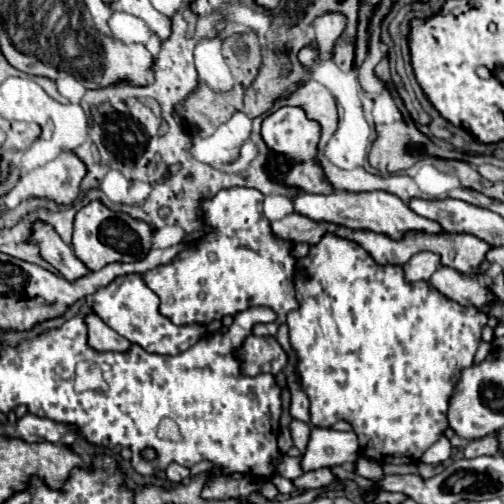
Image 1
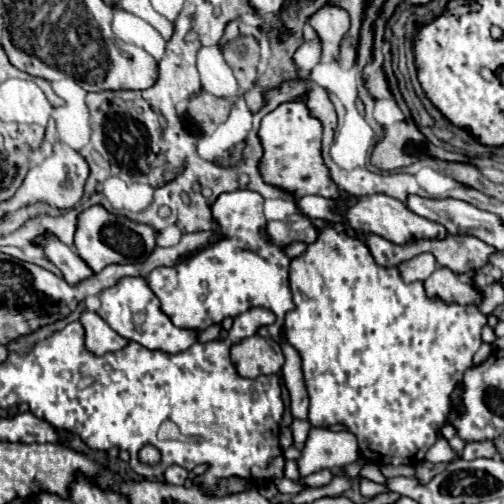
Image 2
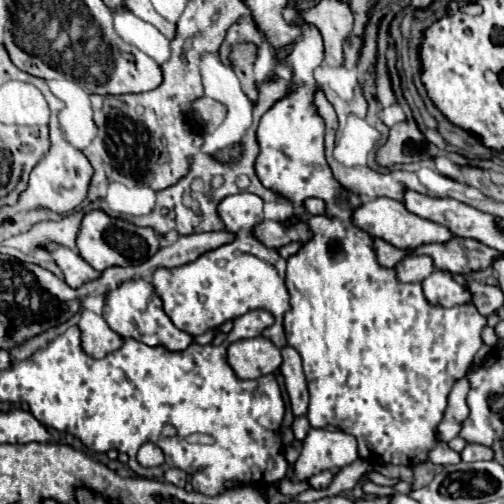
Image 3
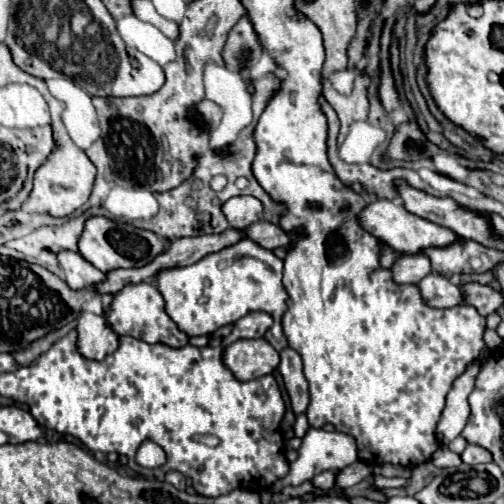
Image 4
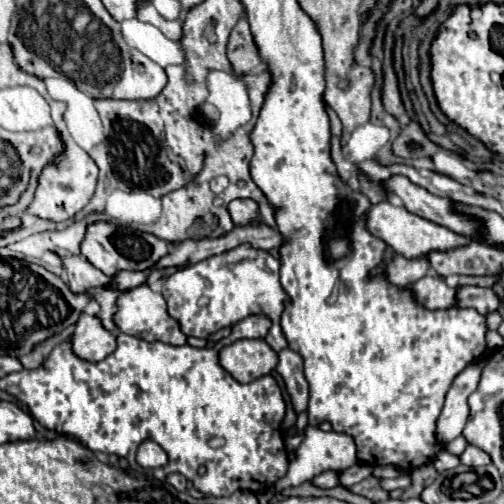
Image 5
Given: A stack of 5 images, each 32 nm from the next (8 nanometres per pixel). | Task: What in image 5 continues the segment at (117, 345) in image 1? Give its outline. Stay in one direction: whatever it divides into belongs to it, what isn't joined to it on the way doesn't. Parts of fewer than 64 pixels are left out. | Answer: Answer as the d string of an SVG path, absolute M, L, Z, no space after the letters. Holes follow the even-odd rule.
M82 314L70 338L72 352L86 362L98 362L116 350L116 336L96 316Z

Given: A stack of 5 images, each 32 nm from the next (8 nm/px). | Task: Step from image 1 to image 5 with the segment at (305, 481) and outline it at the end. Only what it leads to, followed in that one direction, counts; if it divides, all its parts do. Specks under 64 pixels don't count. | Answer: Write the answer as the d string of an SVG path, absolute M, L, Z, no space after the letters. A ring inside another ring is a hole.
M328 470L328 472L322 472L320 476L316 476L312 482L318 488L334 488L334 486L340 486L340 476L338 476L338 472Z

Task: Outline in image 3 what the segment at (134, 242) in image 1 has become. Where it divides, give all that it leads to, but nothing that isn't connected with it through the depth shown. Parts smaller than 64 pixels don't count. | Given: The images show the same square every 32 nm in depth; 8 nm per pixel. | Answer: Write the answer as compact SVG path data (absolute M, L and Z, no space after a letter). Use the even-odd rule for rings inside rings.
M90 212L84 216L76 244L80 256L100 272L112 266L142 264L160 250L160 238L152 228L138 228L122 218L110 218L104 212Z

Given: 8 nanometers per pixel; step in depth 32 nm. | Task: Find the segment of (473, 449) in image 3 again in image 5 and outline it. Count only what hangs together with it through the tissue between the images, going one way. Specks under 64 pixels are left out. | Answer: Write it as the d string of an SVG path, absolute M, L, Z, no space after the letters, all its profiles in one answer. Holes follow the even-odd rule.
M466 446L464 454L460 456L460 464L468 466L468 468L478 468L478 466L484 466L484 464L490 464L490 456L486 452L482 452L480 448L476 446Z

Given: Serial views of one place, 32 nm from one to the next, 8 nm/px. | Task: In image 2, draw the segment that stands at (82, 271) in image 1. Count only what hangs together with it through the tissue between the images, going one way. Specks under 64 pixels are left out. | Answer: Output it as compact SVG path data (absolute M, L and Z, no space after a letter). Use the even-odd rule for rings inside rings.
M46 238L42 248L44 248L48 260L60 268L60 272L68 284L80 284L80 280L94 276L92 268L88 268L88 264L84 264L84 260L80 260L80 256L76 256L76 252L70 250L68 246L64 246L60 240Z

